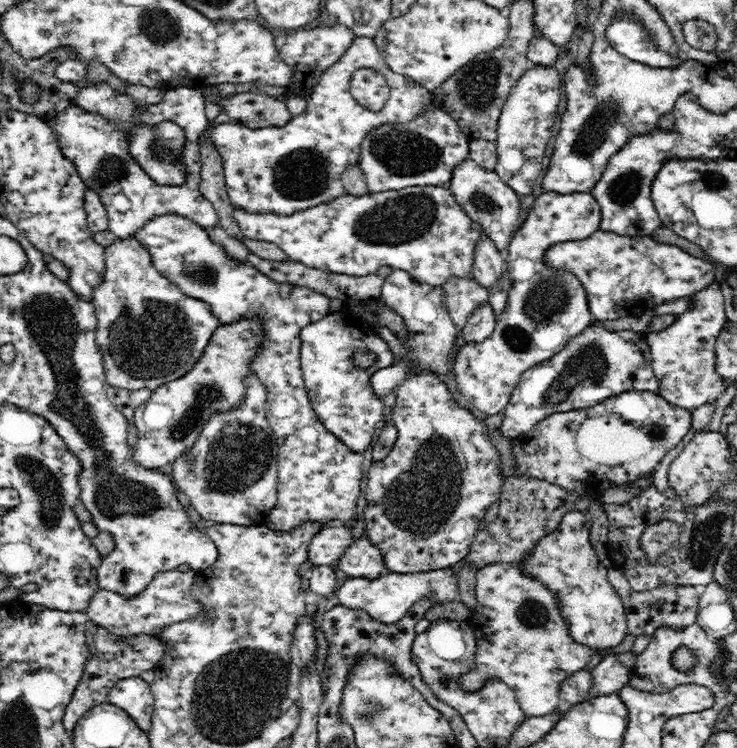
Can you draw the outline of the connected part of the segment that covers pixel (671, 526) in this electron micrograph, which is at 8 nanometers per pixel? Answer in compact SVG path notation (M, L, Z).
M664 520L648 526L640 536L640 547L645 552L645 558L652 565L659 563L660 554L673 547L680 535L680 526L672 521Z

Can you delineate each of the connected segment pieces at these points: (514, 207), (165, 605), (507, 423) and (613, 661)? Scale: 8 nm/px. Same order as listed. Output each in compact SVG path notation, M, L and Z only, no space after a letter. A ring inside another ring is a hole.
M471 159L466 160L454 170L452 180L447 185L452 190L453 198L457 199L466 214L477 222L485 234L496 242L498 250L504 250L510 244L514 224L520 216L520 200L499 176L496 171L489 171L478 166Z
M160 571L142 591L134 595L124 595L118 591L98 589L91 595L86 616L114 635L120 637L150 636L158 637L167 626L183 619L190 619L201 611L198 601L190 592L197 574L193 571Z
M591 323L566 342L554 356L526 369L512 391L502 424L503 436L525 434L550 414L587 409L617 393L648 390L659 392L651 365L651 352L644 331L612 331L604 323Z
M608 653L590 674L591 690L587 692L590 697L616 693L631 680L631 669L622 665L616 653Z

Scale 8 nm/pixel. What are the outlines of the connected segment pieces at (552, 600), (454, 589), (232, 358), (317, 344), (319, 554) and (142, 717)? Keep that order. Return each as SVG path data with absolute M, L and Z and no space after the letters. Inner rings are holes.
M496 563L484 566L476 572L475 597L477 603L468 625L477 634L478 646L474 663L458 676L458 684L462 690L473 693L487 688L491 683L504 684L515 692L521 709L528 717L550 714L563 707L564 703L559 697L560 684L570 674L584 670L598 650L579 644L570 637L555 594L539 580L522 574L518 564Z
M452 568L432 570L426 573L399 574L386 573L381 578L350 578L338 586L338 602L352 610L365 610L372 618L389 624L397 624L410 607L424 595L432 595L434 604L454 602L458 595L458 578L452 574Z
M248 318L234 321L233 324L221 324L214 330L204 356L190 372L176 381L157 386L132 418L138 433L138 440L131 451L135 466L157 469L173 464L194 446L200 430L215 411L239 405L245 394L242 380L253 375L249 363L257 353L260 341L261 324L258 320Z
M347 307L305 326L300 337L301 371L315 416L352 453L364 452L376 437L384 416L383 399L372 385L372 376L393 363L395 357L389 344L370 323ZM362 349L372 350L377 355L376 365L370 365L368 369L354 365L353 354Z
M347 524L329 527L310 542L307 559L314 568L332 566L354 542L355 538Z
M143 678L119 680L110 692L107 702L125 710L145 732L149 732L153 714L154 697L149 683Z

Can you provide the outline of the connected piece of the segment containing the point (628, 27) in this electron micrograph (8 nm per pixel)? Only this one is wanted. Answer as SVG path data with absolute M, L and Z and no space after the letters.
M622 17L610 24L606 30L605 39L610 52L623 55L631 61L646 66L678 68L684 62L684 58L676 59L656 49L642 24L636 23L632 17Z

